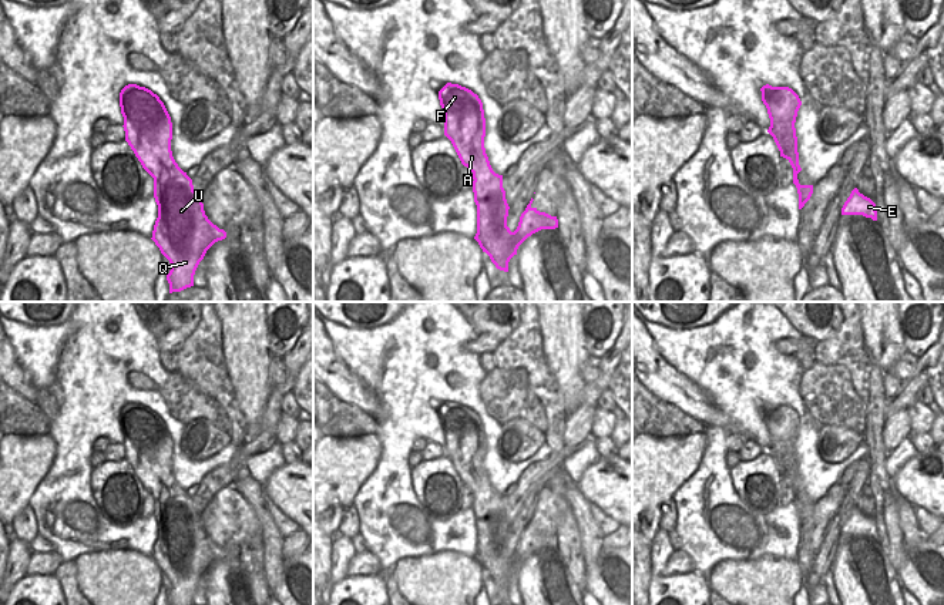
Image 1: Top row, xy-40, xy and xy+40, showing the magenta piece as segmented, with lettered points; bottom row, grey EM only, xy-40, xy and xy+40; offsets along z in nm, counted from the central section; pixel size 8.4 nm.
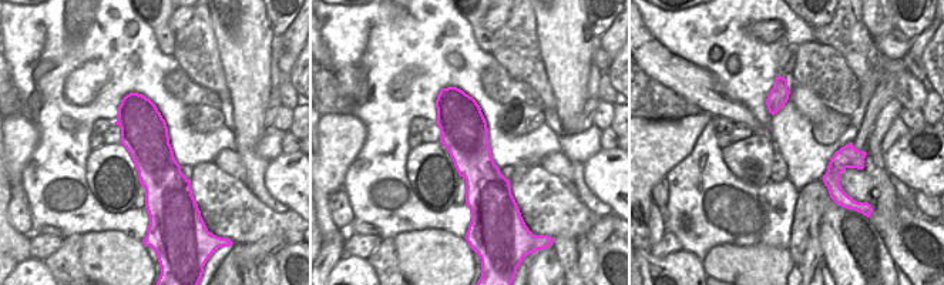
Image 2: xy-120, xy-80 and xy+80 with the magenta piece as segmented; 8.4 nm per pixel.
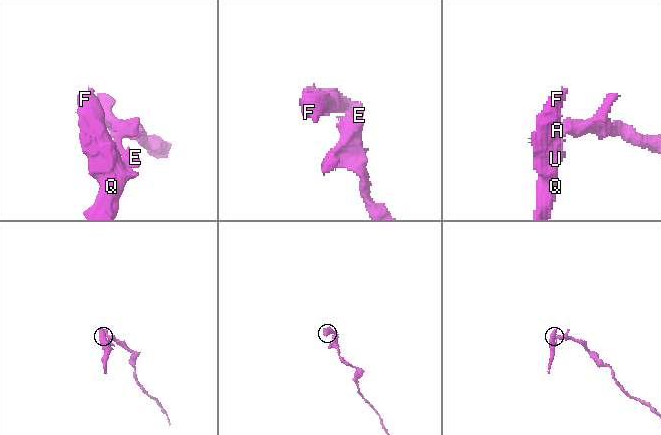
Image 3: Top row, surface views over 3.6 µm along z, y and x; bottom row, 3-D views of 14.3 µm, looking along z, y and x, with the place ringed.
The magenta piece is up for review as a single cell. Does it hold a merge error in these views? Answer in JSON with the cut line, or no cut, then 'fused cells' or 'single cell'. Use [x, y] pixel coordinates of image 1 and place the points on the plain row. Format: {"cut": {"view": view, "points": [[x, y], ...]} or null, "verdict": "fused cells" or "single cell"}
{"cut": {"view": "xy", "points": [[530, 525], [526, 530]]}, "verdict": "fused cells"}

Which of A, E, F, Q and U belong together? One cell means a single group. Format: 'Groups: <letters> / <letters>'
Groups: A F Q U / E.

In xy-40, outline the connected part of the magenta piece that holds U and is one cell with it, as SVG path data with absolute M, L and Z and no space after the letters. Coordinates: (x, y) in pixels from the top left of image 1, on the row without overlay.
M128 403L120 411L120 426L125 460L154 497L158 537L151 558L171 582L167 599L169 605L194 605L199 581L226 551L208 538L192 498L172 475L172 441L159 416Z

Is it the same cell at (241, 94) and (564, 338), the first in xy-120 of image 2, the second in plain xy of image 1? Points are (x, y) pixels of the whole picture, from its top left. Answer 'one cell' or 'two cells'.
one cell

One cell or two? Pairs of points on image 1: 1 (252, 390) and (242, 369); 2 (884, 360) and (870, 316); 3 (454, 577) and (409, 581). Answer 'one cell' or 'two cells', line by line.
1: one cell
2: one cell
3: one cell

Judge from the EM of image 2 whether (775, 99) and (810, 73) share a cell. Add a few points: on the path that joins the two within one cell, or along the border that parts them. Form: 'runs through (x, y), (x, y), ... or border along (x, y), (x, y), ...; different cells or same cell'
border along (796, 49), (792, 81); different cells

